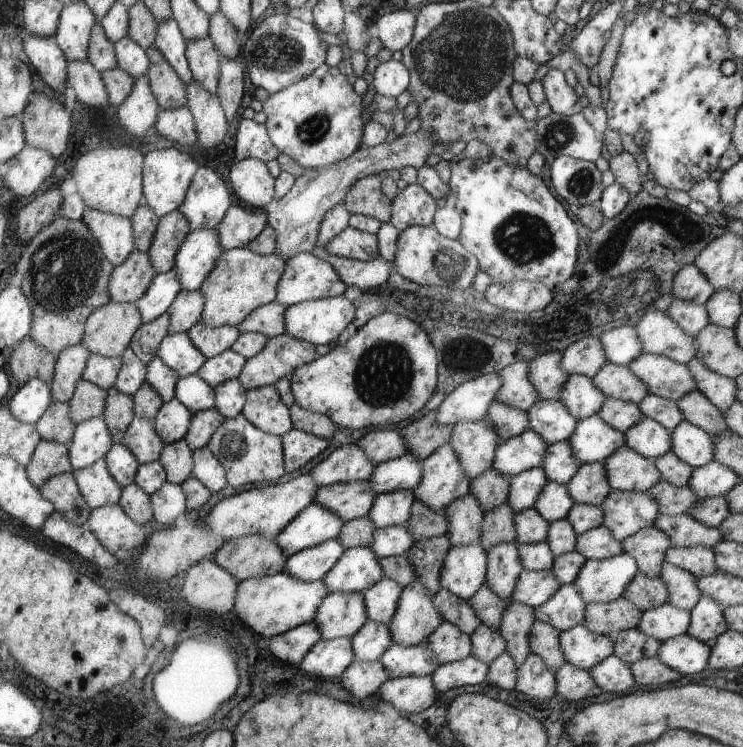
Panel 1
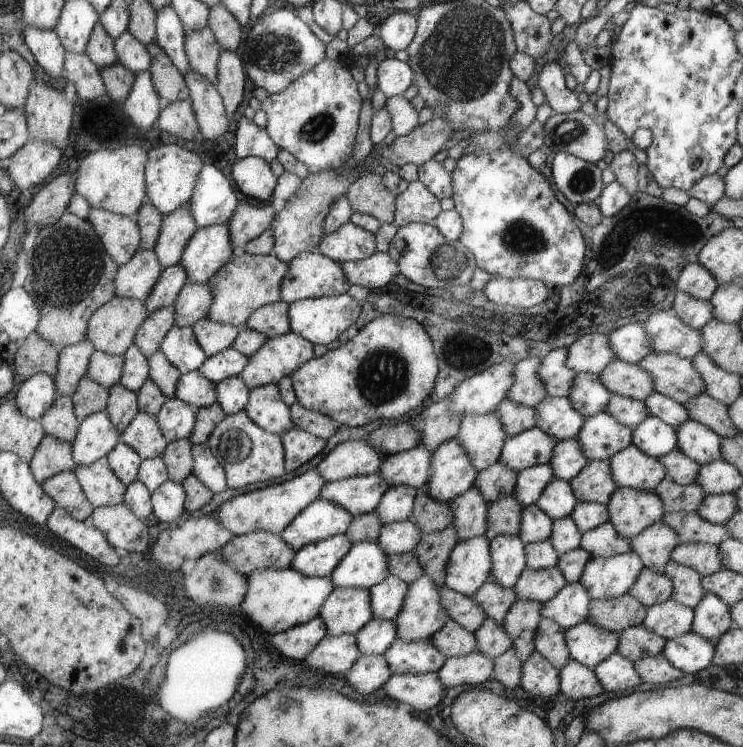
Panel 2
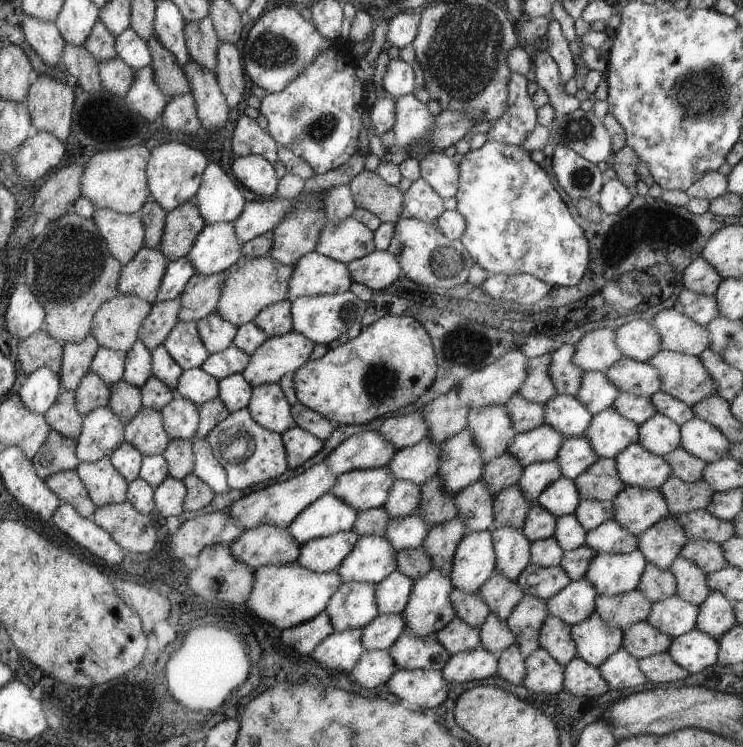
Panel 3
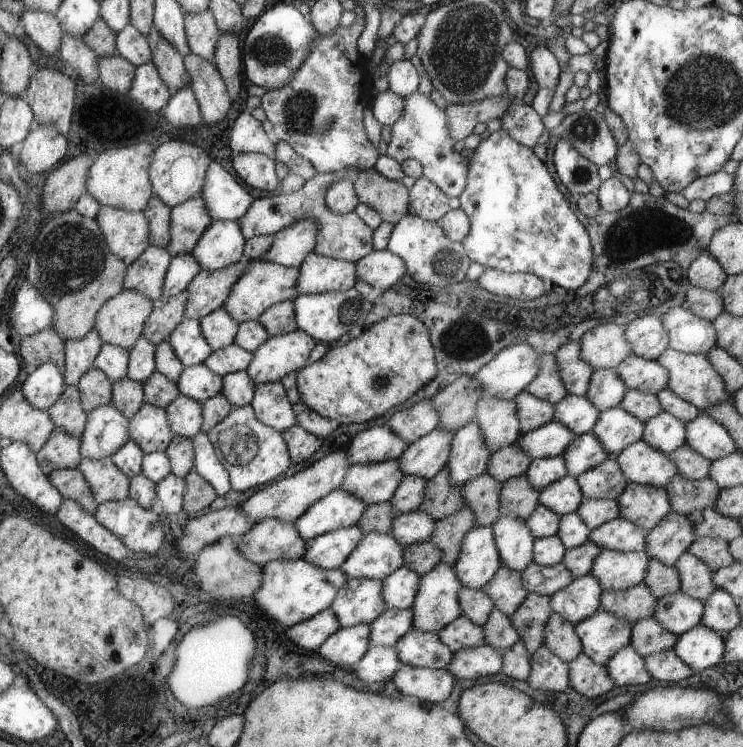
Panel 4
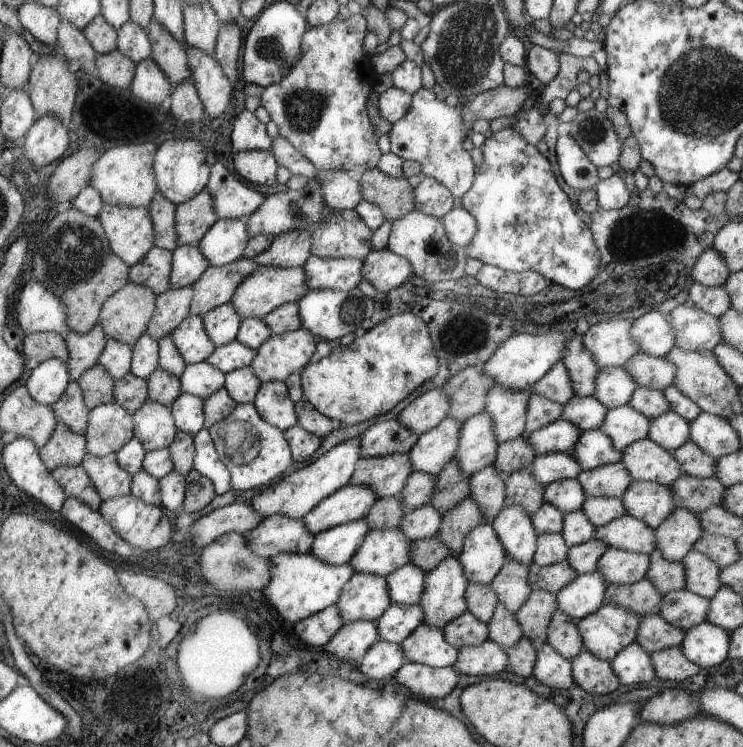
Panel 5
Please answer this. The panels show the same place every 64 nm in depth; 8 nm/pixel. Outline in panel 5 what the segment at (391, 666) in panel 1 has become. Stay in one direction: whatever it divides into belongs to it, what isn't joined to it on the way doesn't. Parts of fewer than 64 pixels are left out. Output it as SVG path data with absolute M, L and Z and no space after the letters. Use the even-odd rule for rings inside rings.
M420 624L406 640L400 642L404 658L432 668L454 667L459 658L459 650L447 641L443 629L429 624Z

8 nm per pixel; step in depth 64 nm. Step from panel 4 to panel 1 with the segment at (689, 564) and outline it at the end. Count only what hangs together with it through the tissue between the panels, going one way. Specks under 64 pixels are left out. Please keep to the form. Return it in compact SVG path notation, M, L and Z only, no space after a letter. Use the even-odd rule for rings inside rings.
M665 563L659 578L667 585L667 603L675 608L691 612L703 596L697 577L675 565Z

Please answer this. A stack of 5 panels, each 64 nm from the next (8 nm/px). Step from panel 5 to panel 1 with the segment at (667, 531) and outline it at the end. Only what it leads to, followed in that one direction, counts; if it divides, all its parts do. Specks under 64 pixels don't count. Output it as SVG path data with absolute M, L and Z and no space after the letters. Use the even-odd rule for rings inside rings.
M654 526L641 529L639 533L626 538L621 544L624 553L632 555L637 560L639 571L651 578L660 577L660 572L665 564L666 552L673 548L671 539L662 530Z

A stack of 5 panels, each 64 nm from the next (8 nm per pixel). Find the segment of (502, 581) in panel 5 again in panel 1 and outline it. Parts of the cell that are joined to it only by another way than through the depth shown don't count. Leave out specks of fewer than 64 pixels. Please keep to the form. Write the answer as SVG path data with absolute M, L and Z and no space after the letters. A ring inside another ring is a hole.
M483 586L479 591L470 599L472 608L476 611L476 616L486 624L488 628L496 632L500 629L500 622L502 621L502 612L506 610L506 606L510 604L511 600L504 600L500 598L497 592L490 590L488 586Z

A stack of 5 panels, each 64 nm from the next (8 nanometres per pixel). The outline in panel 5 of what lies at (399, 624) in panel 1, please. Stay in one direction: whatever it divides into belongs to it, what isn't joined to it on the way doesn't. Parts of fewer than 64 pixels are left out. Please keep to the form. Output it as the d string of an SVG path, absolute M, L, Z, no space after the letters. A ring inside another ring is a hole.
M448 557L427 572L424 593L418 606L424 610L424 624L443 629L450 621L468 611L467 575L457 558Z

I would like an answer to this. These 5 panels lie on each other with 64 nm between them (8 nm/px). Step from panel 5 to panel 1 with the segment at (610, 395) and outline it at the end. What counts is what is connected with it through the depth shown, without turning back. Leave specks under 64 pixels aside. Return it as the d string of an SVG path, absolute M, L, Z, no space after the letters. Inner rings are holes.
M570 375L558 400L568 408L573 418L580 422L598 415L607 397L589 377Z

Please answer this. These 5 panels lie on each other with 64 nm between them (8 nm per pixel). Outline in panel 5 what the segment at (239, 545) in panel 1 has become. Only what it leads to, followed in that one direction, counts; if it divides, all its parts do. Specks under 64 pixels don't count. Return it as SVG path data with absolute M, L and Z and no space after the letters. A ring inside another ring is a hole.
M275 514L264 518L260 525L244 534L246 546L260 558L271 561L278 554L306 554L315 534L308 532L306 524L300 520Z

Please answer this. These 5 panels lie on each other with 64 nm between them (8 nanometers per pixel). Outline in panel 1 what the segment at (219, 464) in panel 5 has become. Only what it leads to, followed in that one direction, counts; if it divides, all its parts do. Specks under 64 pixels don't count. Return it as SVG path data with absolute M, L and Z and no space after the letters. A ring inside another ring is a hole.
M208 447L194 451L194 477L212 493L227 489L227 471Z

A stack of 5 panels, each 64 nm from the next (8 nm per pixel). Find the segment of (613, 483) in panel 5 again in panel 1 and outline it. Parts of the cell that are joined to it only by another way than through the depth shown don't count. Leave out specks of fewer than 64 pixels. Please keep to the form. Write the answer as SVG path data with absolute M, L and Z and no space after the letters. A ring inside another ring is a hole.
M582 463L579 472L565 485L574 503L600 507L611 494L608 471L603 463Z

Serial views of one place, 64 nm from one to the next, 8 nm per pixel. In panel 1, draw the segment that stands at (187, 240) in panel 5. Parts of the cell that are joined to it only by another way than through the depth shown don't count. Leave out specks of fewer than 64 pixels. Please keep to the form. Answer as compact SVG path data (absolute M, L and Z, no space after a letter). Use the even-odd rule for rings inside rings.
M179 209L160 220L147 251L157 274L173 270L177 253L191 232L191 224Z

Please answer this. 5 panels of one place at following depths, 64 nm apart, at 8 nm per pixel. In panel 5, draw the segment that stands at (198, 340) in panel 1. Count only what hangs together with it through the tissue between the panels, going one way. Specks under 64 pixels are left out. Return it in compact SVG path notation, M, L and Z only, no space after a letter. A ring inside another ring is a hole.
M226 303L207 312L203 316L203 325L208 338L211 338L215 346L219 347L235 340L242 320L243 318L240 318L238 312L234 310L234 306Z

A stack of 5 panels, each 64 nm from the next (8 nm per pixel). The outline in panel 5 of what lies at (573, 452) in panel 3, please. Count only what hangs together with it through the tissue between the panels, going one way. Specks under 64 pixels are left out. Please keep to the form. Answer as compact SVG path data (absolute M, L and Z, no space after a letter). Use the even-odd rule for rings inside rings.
M598 429L583 432L571 453L581 471L592 470L622 460L622 451L614 448L610 436L606 436L602 430Z

